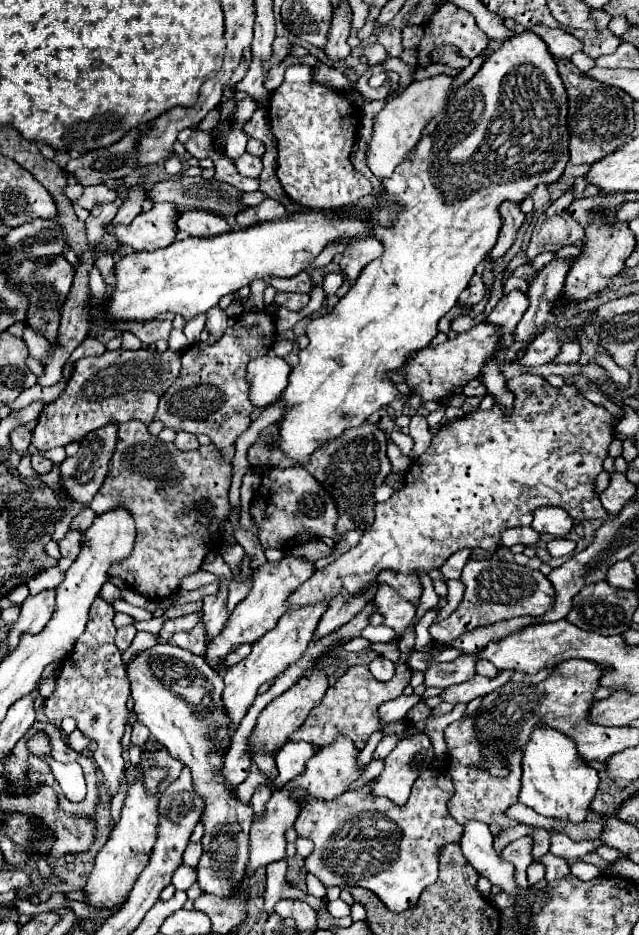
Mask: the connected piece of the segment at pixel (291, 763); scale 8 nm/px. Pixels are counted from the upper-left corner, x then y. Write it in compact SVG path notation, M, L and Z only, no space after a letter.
M304 741L286 743L282 749L278 749L278 753L276 753L276 767L278 767L276 783L284 785L284 783L296 779L296 775L302 775L304 767L312 755L314 755L314 747Z

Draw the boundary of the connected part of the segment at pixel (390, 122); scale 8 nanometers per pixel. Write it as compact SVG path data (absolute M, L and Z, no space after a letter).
M436 75L430 79L414 81L398 97L390 99L382 107L382 111L374 117L372 137L370 137L368 149L366 149L366 163L378 179L392 175L394 167L398 163L402 163L406 153L410 153L414 149L414 145L422 137L422 129L426 127L426 123L432 117L436 117L436 113L440 113L440 109L446 105L450 85L452 85L452 77L448 77L448 75Z

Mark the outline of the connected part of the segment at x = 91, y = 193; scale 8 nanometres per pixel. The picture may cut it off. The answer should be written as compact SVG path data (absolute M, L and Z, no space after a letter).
M94 185L94 187L84 187L82 195L72 201L72 205L80 205L84 209L92 209L96 203L110 203L116 199L116 191L104 185Z

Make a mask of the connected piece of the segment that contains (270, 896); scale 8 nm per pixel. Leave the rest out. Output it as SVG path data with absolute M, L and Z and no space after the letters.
M282 859L276 863L268 865L268 883L266 883L266 893L264 893L264 901L266 901L266 911L272 915L274 913L274 905L280 899L297 899L307 902L315 911L323 907L321 899L309 894L304 894L297 888L288 887L286 881L287 861Z

